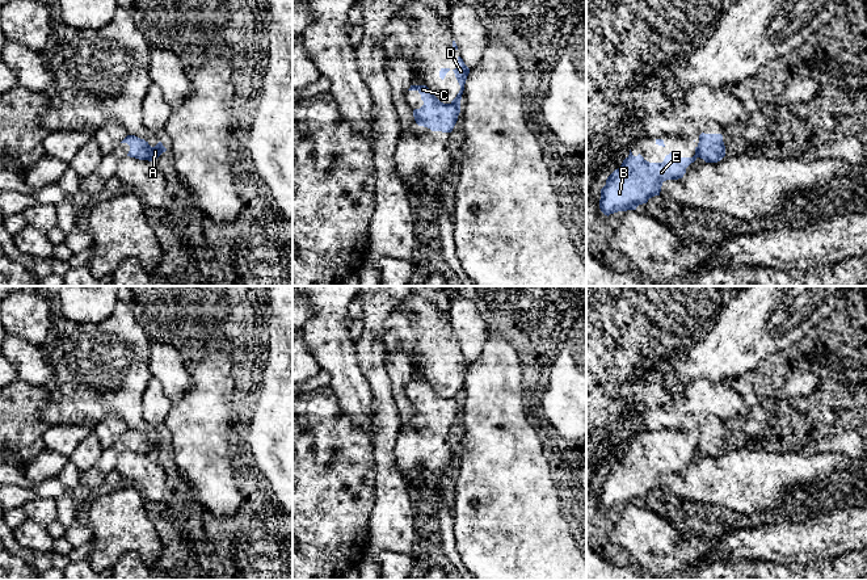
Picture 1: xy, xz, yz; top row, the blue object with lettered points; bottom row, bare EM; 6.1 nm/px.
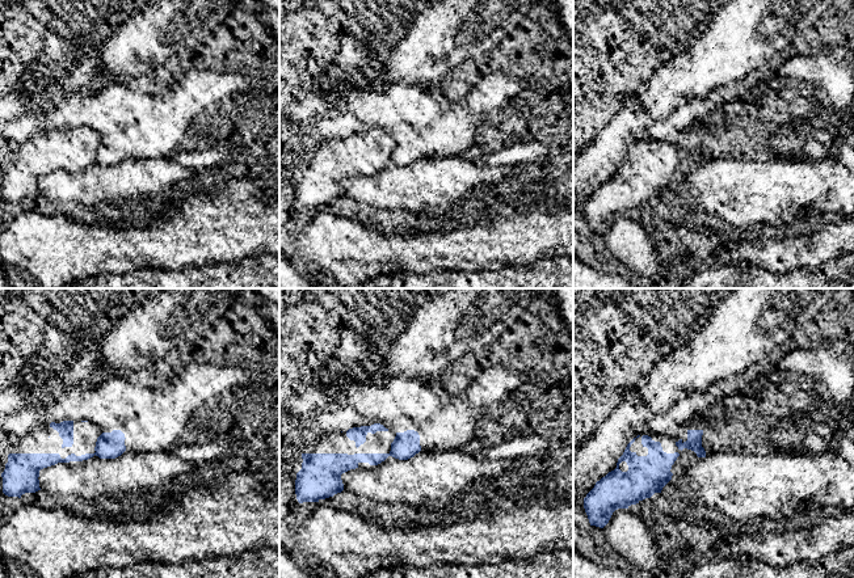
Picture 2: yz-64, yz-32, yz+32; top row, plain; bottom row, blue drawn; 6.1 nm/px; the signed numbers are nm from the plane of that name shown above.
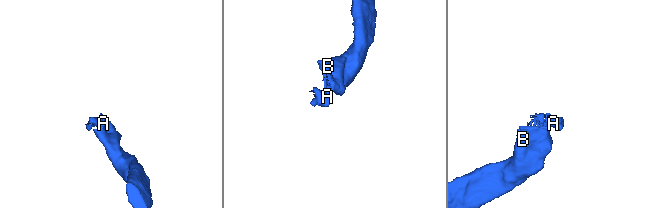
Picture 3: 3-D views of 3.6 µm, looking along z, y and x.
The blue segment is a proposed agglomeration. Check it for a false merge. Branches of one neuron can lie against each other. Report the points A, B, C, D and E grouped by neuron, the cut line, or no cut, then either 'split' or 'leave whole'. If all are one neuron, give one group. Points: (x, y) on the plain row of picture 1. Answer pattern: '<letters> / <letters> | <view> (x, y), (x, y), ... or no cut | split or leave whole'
A C / B D E | yz (695, 441), (698, 450) | split

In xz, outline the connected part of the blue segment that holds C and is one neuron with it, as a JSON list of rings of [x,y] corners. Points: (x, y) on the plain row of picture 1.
[[[411,379],[408,384],[417,384],[424,399],[413,404],[418,420],[432,425],[451,426],[460,407],[460,396],[441,396],[426,379]]]

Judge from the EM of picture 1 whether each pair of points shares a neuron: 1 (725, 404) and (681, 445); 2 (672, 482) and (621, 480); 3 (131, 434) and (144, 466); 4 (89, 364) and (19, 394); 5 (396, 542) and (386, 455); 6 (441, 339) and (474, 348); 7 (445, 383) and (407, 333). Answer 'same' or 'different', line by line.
1: different
2: different
3: different
4: different
5: same
6: different
7: same

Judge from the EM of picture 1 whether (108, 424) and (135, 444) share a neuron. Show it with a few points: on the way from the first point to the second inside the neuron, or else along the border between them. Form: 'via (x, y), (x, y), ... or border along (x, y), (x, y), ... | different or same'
border along (127, 428), (110, 445), (102, 449) | different

